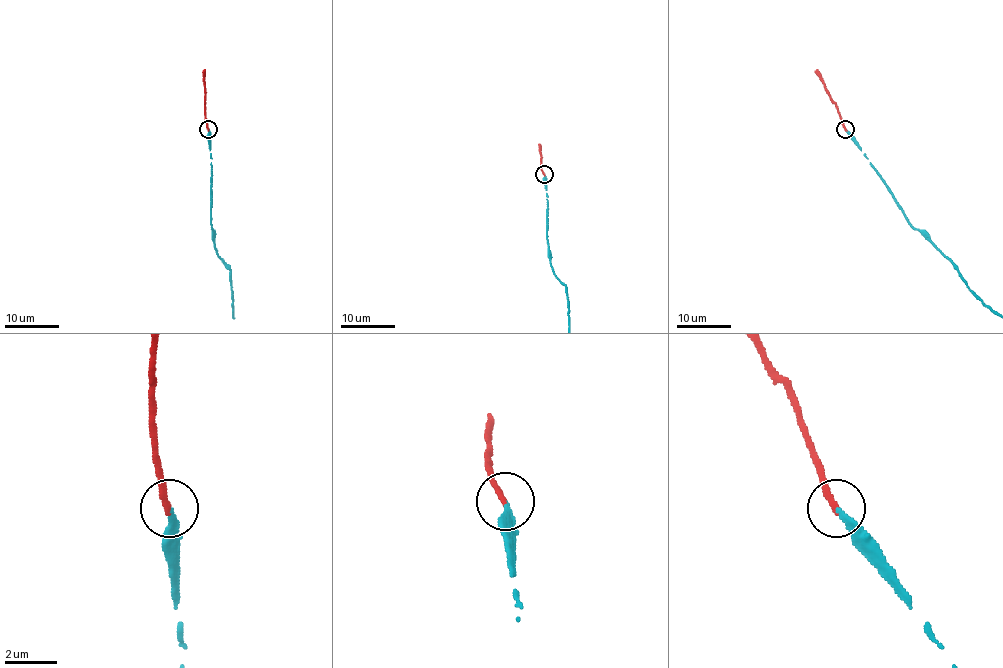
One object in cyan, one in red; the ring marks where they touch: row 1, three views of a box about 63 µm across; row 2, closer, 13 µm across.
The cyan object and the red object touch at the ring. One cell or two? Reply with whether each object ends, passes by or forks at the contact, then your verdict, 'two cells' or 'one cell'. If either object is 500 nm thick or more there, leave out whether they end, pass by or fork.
cyan ends; red ends; one cell

